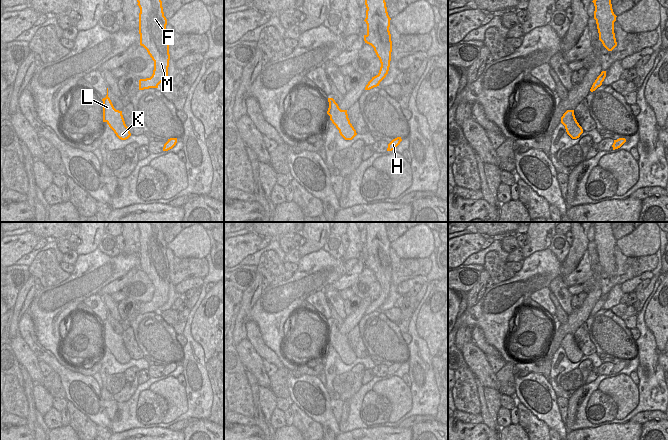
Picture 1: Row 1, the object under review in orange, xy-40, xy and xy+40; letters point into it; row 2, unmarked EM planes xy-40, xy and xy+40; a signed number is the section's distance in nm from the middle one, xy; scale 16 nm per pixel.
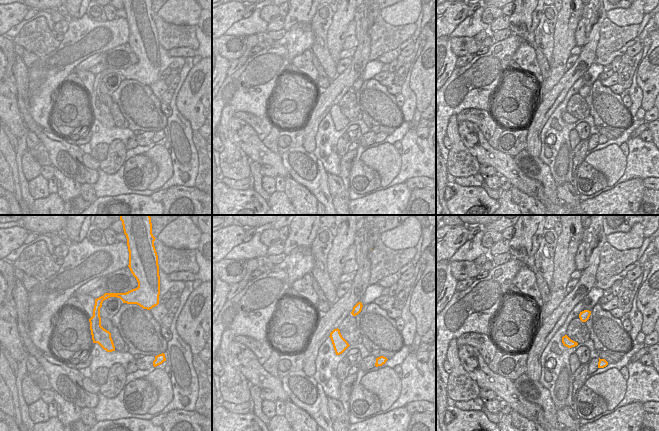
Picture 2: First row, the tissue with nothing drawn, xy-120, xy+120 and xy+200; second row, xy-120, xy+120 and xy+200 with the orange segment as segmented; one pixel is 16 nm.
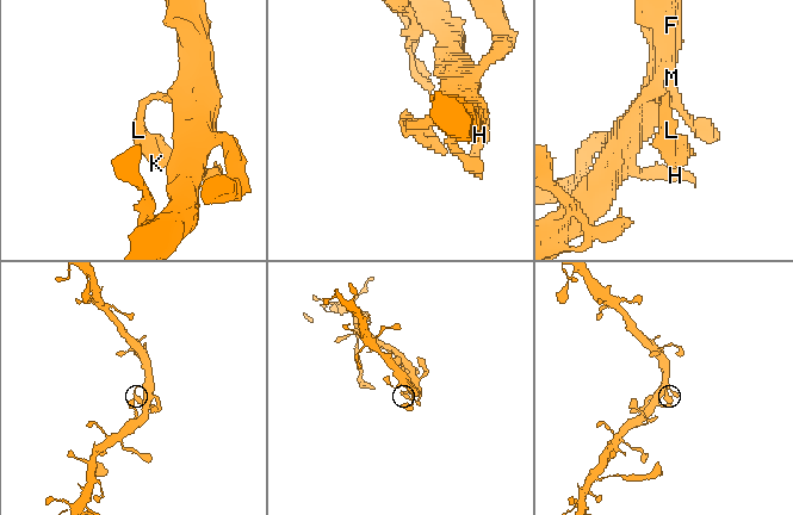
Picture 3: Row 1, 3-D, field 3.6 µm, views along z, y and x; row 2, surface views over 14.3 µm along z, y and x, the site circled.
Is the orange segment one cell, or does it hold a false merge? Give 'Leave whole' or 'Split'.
Leave whole

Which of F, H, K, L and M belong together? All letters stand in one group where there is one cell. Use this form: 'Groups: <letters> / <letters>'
Groups: F H K L M

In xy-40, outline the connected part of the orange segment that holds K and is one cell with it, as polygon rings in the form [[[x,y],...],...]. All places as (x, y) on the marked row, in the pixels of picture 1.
[[[107,88],[107,95],[105,98],[102,99],[103,101],[103,122],[106,122],[109,127],[114,131],[116,136],[121,140],[126,140],[131,136],[131,133],[128,127],[125,124],[122,111],[116,110],[108,97],[108,88]]]

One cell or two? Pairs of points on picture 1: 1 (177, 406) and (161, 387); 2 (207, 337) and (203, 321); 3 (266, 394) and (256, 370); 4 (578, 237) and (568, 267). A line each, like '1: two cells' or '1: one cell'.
1: one cell
2: one cell
3: two cells
4: one cell

